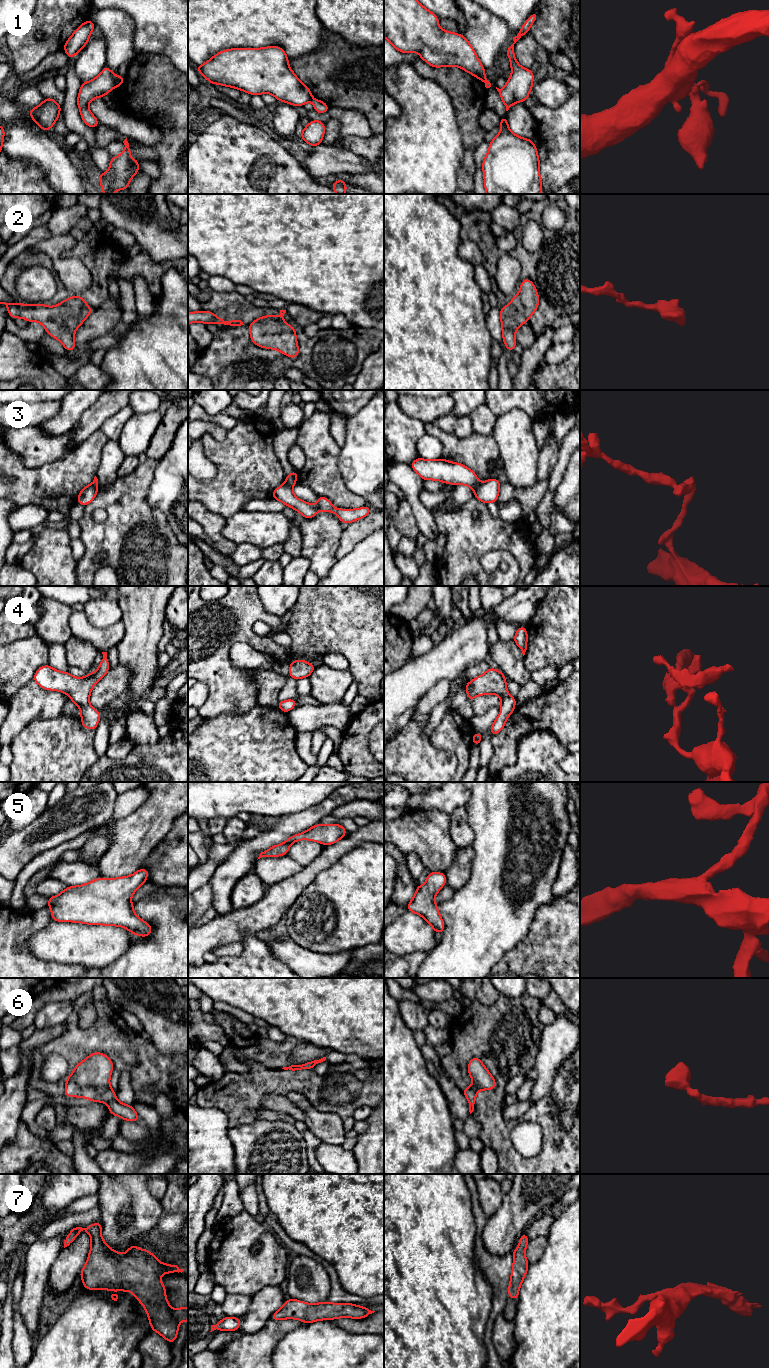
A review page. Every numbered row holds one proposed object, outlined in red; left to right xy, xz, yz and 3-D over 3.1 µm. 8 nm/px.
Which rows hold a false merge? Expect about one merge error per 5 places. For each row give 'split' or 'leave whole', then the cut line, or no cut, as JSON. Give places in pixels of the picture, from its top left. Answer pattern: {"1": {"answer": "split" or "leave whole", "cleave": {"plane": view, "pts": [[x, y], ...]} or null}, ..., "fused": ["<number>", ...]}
{"1": {"answer": "split", "cleave": {"plane": "xy", "pts": [[119, 76], [115, 85]]}}, "2": {"answer": "leave whole", "cleave": null}, "3": {"answer": "split", "cleave": {"plane": "yz", "pts": [[481, 483], [474, 489]]}}, "4": {"answer": "leave whole", "cleave": null}, "5": {"answer": "leave whole", "cleave": null}, "6": {"answer": "leave whole", "cleave": null}, "7": {"answer": "leave whole", "cleave": null}, "fused": ["1", "3"]}

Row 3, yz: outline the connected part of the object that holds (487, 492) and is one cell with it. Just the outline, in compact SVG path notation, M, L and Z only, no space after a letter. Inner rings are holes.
M491 478L481 483L474 489L474 496L483 503L496 503L498 500L500 482L497 478Z

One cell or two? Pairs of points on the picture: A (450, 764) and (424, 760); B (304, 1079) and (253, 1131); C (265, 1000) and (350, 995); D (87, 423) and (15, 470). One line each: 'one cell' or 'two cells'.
A: one cell
B: two cells
C: one cell
D: two cells

